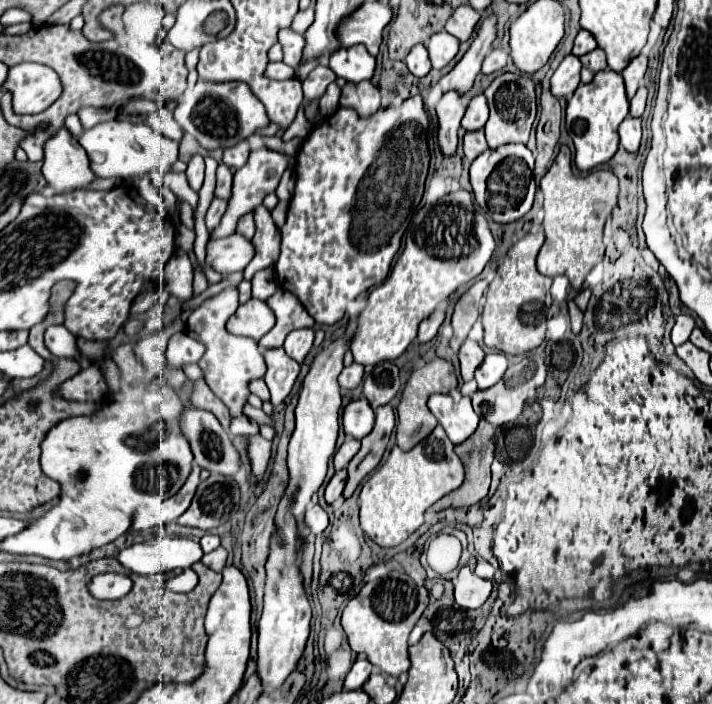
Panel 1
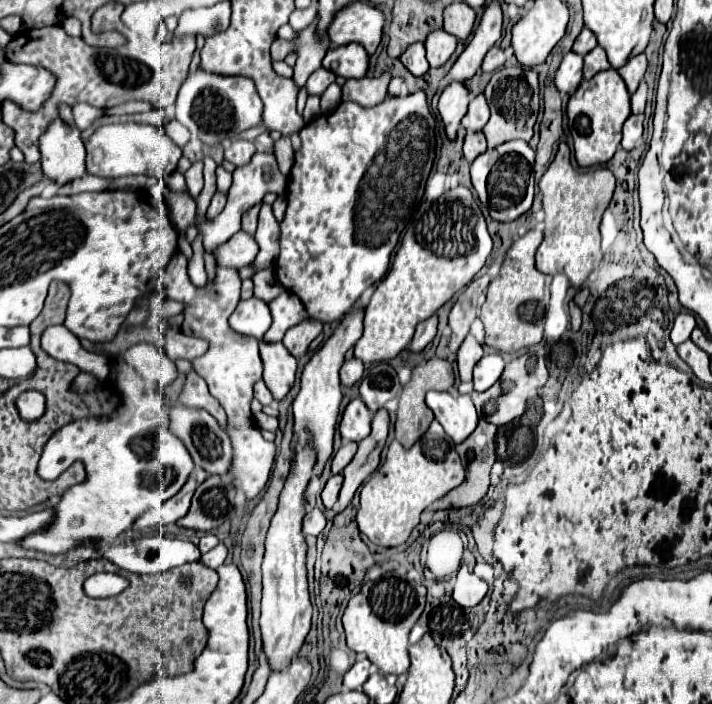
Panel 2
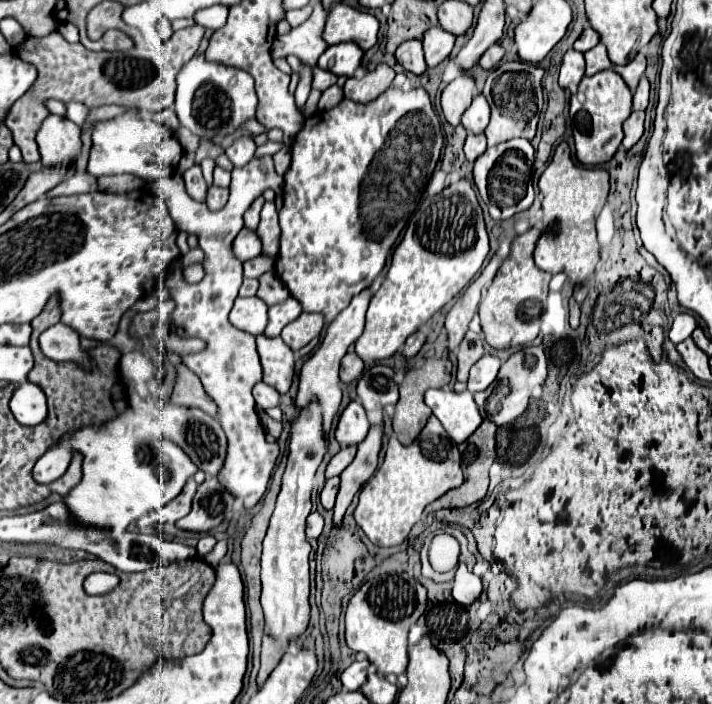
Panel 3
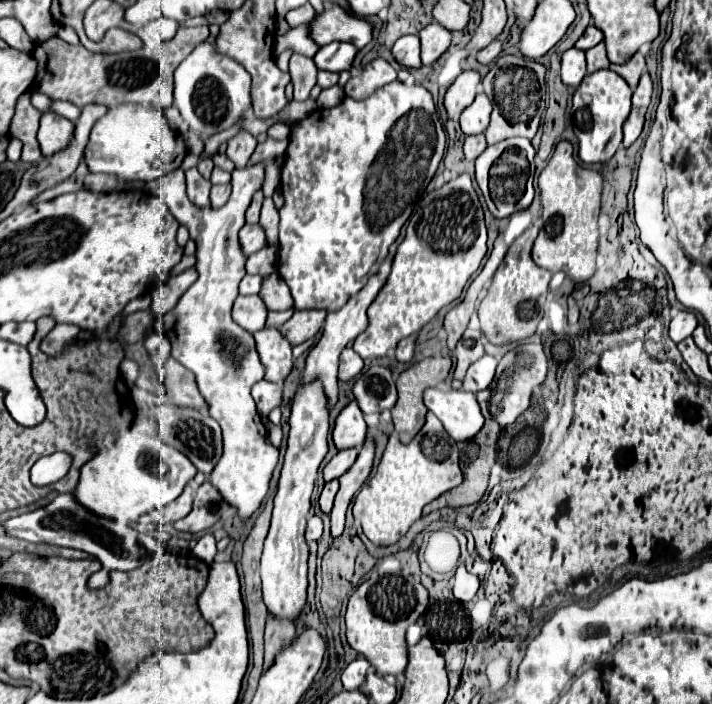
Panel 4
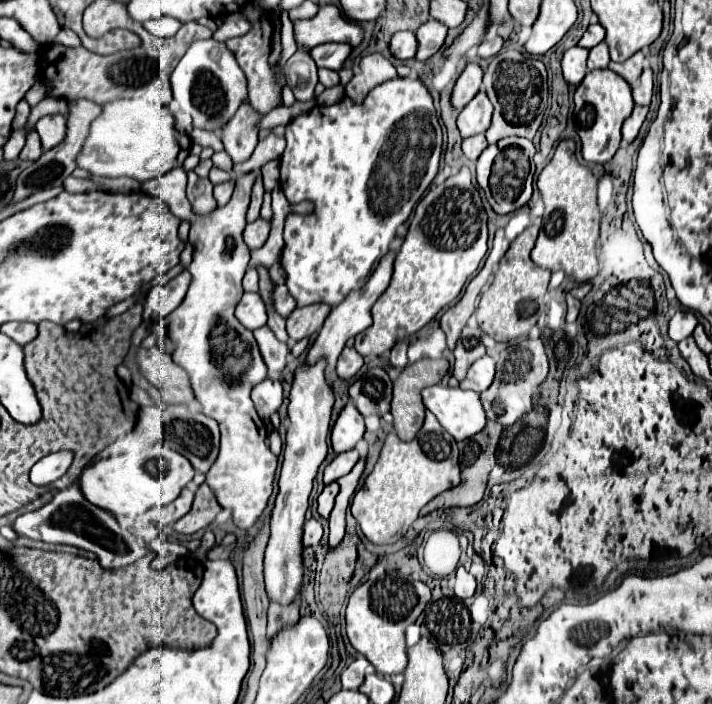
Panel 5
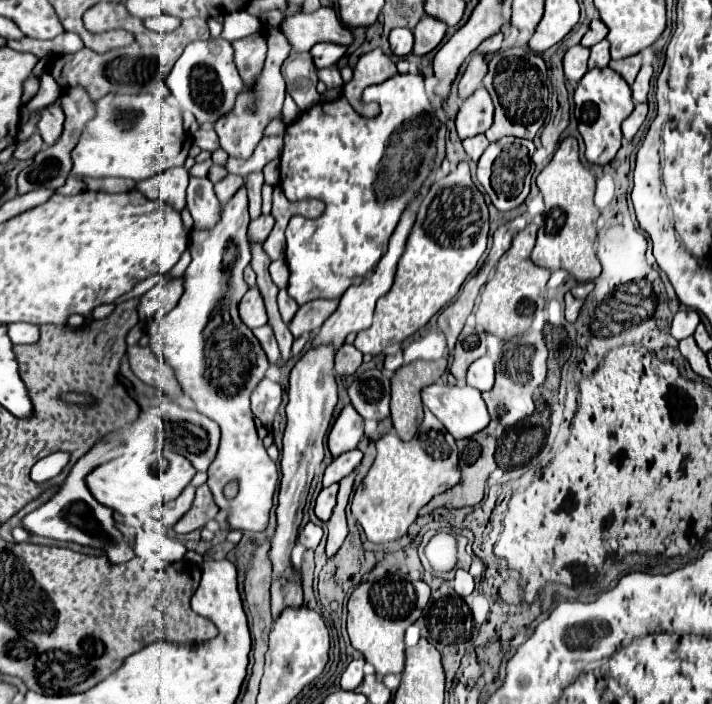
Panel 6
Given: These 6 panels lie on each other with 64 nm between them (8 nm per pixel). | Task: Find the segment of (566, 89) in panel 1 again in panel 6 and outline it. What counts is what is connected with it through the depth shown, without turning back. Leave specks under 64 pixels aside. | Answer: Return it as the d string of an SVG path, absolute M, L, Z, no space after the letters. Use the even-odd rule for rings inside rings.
M572 46L564 54L564 74L570 82L580 82L580 78L588 72L588 54L590 50L584 46Z

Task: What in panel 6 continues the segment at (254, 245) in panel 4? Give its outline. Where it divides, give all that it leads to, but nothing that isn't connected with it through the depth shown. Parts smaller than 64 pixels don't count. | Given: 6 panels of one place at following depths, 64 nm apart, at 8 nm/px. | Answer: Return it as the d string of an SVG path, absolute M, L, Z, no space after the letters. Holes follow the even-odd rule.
M260 216L258 220L252 220L250 226L248 226L248 238L250 238L250 242L262 244L268 238L272 226L274 226L274 218L272 216Z

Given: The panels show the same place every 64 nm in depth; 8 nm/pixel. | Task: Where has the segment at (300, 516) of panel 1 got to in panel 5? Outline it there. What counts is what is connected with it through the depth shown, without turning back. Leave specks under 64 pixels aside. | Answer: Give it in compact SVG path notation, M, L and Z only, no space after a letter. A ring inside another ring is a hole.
M392 248L392 250L388 252L388 256L384 256L384 260L380 260L378 268L372 272L372 276L368 278L368 282L364 284L364 288L360 288L360 290L348 294L346 300L344 300L344 304L332 308L332 312L328 314L328 318L326 318L326 322L324 322L324 326L322 326L318 338L316 338L316 342L312 344L312 348L310 348L310 352L308 352L306 362L308 362L310 366L316 364L316 362L320 362L320 360L326 360L326 372L324 372L324 376L326 376L326 380L328 380L330 386L332 386L332 382L334 382L332 376L334 376L334 370L336 370L336 360L338 360L342 348L346 346L348 338L352 338L352 336L364 332L364 330L372 324L370 308L372 308L372 304L378 300L378 296L380 296L380 294L388 288L388 284L390 284L394 256L396 256L396 248Z

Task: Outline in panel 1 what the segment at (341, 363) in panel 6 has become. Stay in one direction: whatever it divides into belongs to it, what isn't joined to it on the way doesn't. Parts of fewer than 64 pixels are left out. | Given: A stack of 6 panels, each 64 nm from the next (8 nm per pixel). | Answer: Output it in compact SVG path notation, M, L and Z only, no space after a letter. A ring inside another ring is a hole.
M354 362L354 364L350 364L348 368L344 368L344 370L340 372L338 382L340 382L342 388L354 390L354 388L358 388L358 386L362 384L362 376L364 376L364 368Z

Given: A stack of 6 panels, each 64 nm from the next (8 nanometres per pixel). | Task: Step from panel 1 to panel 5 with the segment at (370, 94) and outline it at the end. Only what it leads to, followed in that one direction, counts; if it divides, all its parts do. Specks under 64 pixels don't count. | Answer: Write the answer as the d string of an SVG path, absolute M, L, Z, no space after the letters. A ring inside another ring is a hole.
M370 54L362 58L360 72L356 72L354 78L346 84L346 96L352 98L356 104L360 104L372 88L396 76L398 76L396 68L390 60L386 60L382 54Z

